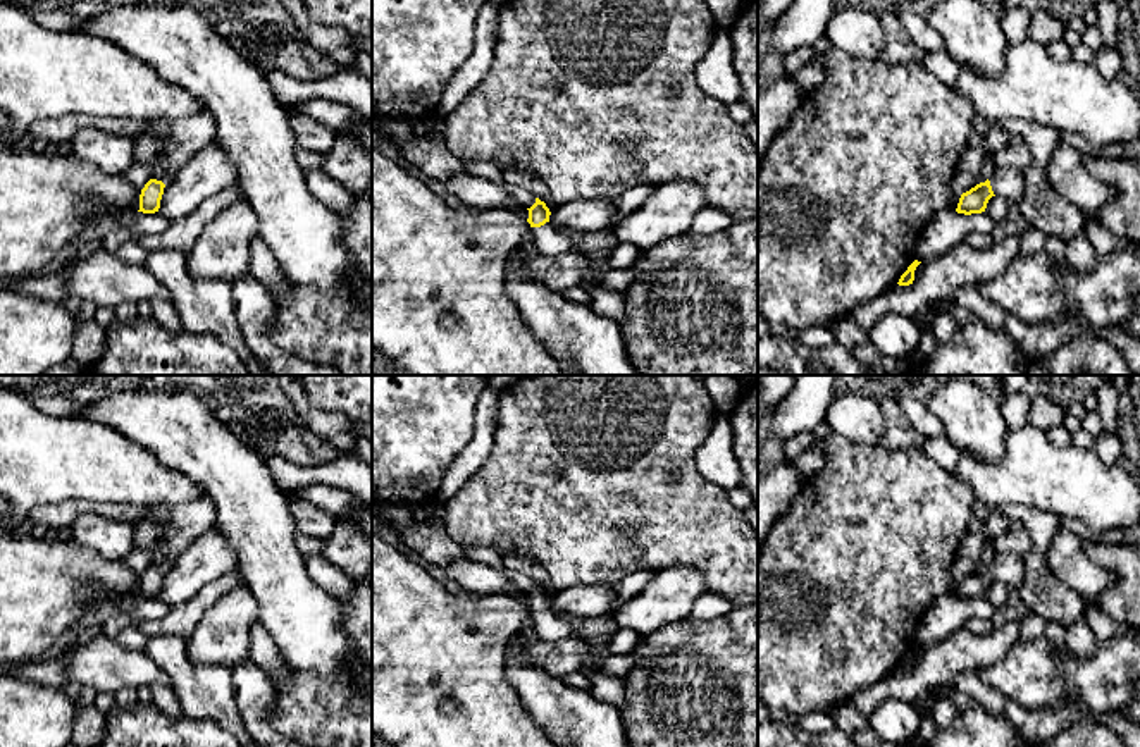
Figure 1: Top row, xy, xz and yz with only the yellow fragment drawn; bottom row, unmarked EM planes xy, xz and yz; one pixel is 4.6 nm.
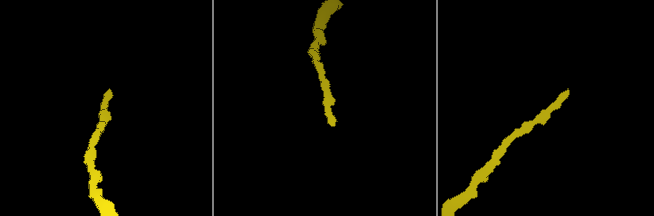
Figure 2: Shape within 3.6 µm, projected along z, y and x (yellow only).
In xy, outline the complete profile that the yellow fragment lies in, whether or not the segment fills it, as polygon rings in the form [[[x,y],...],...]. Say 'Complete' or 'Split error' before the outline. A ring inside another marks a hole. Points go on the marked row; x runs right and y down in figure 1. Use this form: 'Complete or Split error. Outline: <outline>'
Complete. Outline: [[[150,179],[141,189],[138,212],[143,212],[143,213],[158,212],[164,188],[165,184],[162,181]]]

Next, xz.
Split error. Outline: [[[536,198],[536,203],[527,210],[527,222],[532,227],[534,244],[539,255],[556,256],[563,253],[579,253],[579,246],[549,222],[551,212],[544,201]]]

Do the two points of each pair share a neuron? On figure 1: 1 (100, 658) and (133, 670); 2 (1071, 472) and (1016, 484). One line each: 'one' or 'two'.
1: one
2: one

